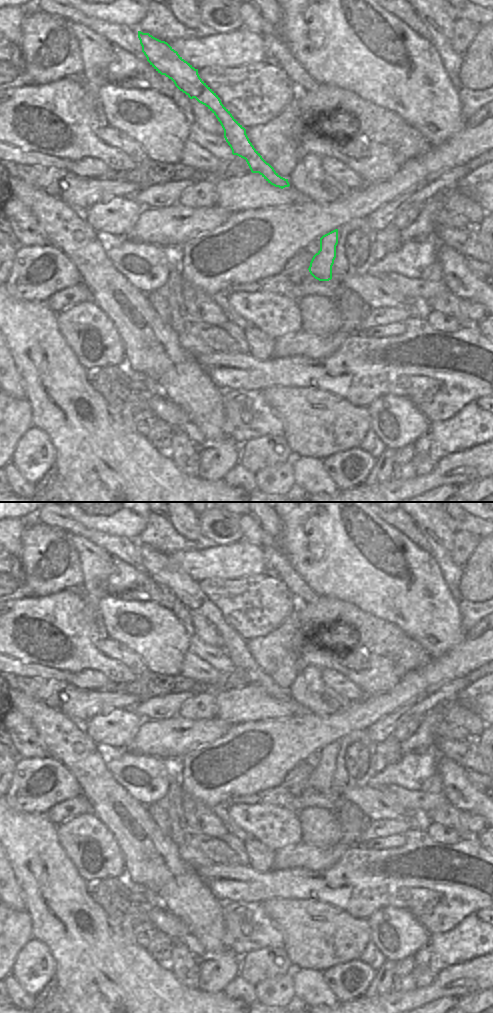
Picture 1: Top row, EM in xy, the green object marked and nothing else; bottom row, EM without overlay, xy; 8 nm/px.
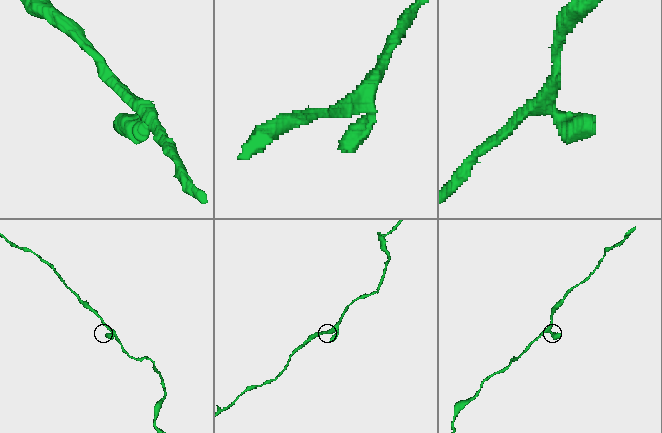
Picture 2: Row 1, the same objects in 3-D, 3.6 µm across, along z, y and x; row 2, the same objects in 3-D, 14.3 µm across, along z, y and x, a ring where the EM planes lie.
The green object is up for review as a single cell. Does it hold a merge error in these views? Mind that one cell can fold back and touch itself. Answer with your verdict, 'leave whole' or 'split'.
leave whole

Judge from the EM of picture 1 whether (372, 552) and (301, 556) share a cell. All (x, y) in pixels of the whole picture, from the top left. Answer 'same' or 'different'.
same

